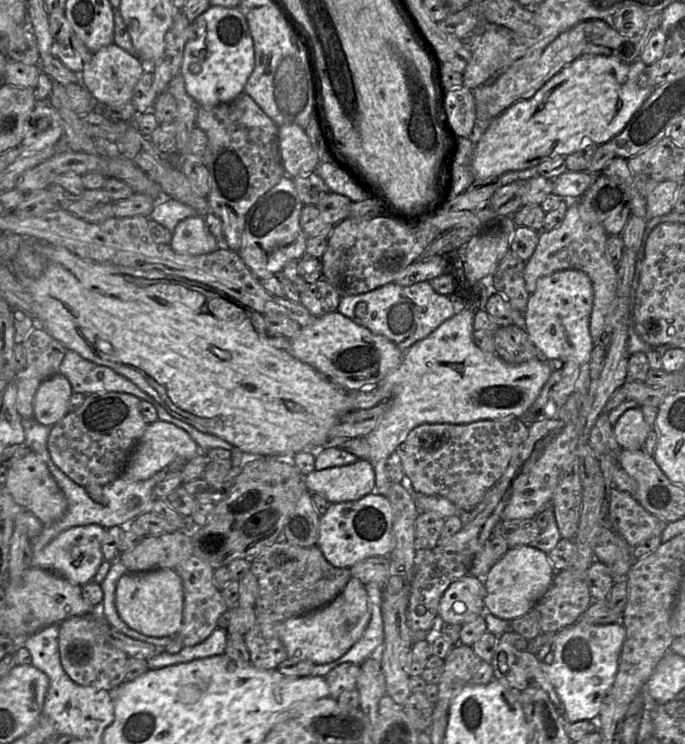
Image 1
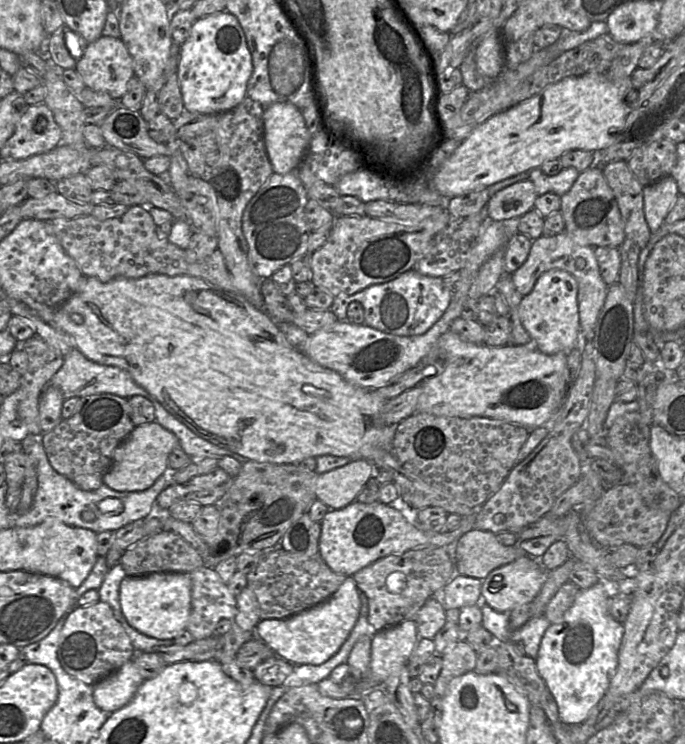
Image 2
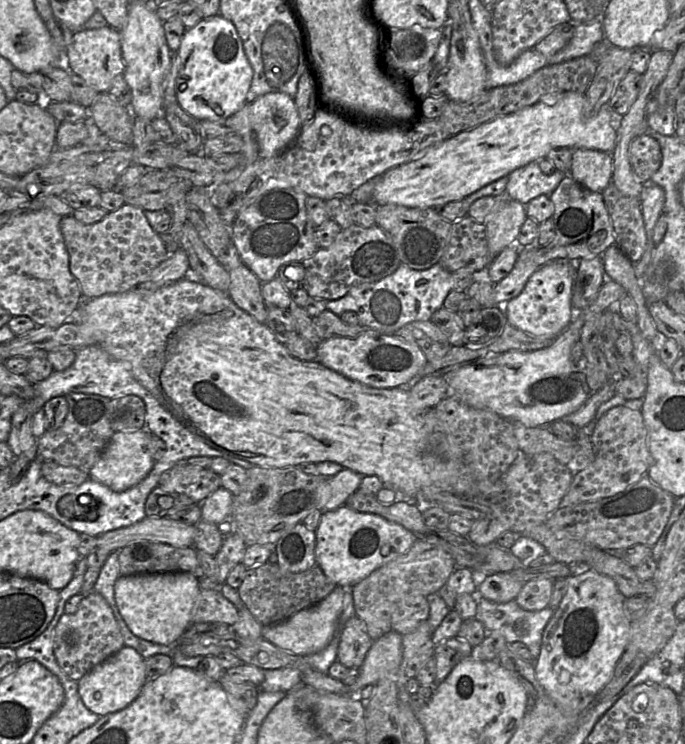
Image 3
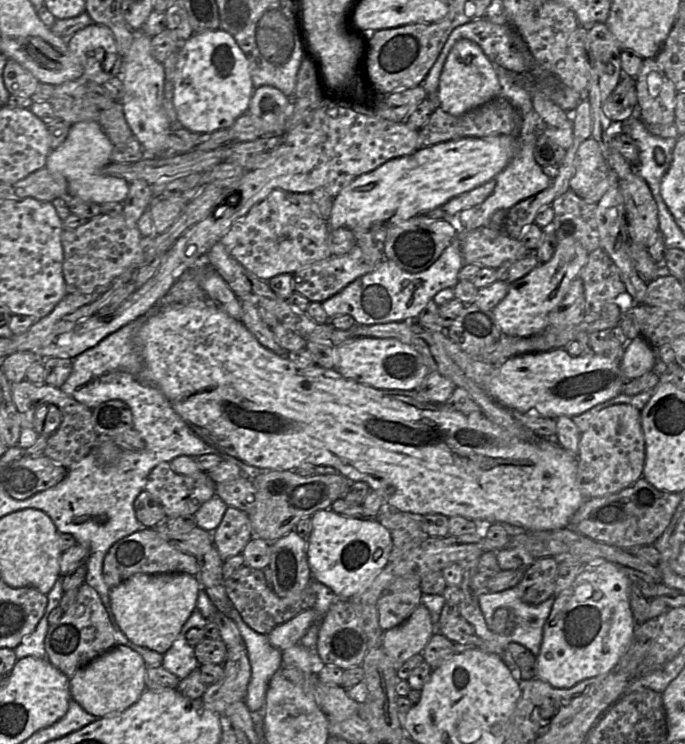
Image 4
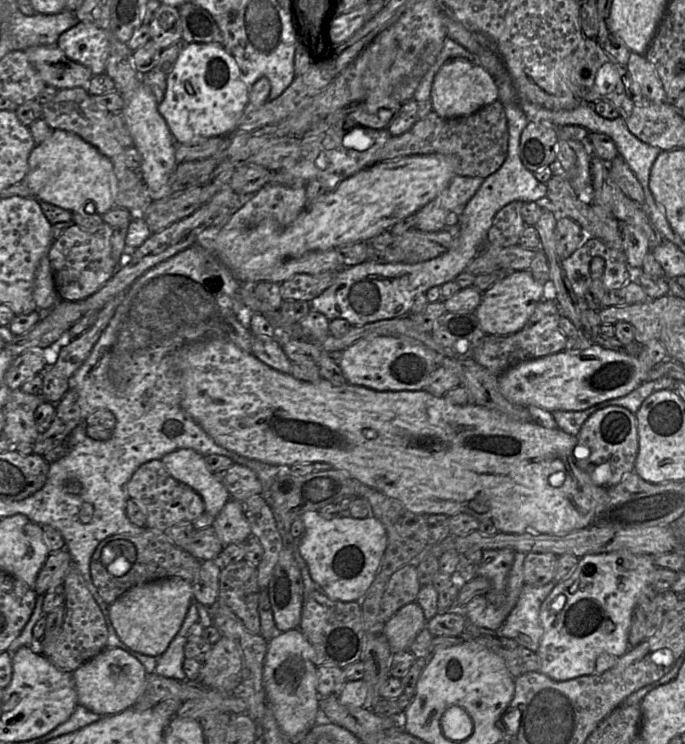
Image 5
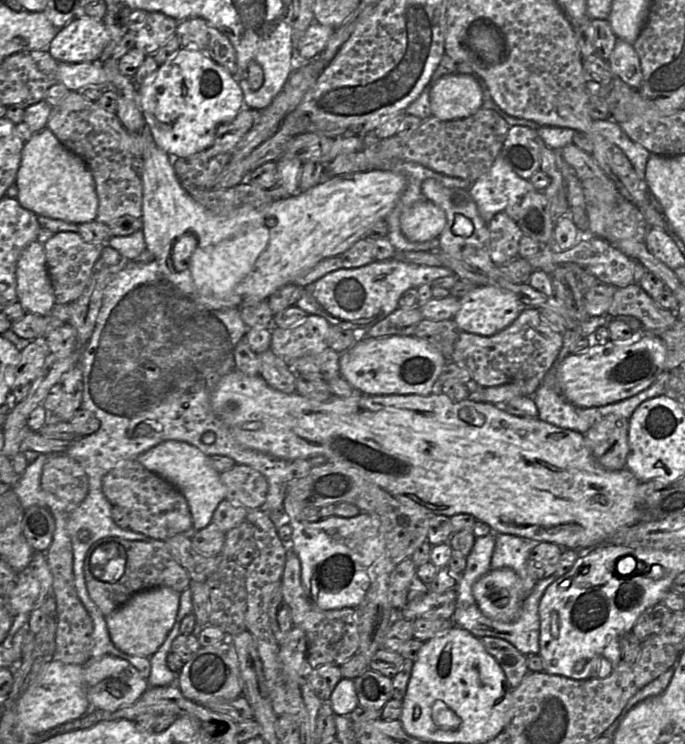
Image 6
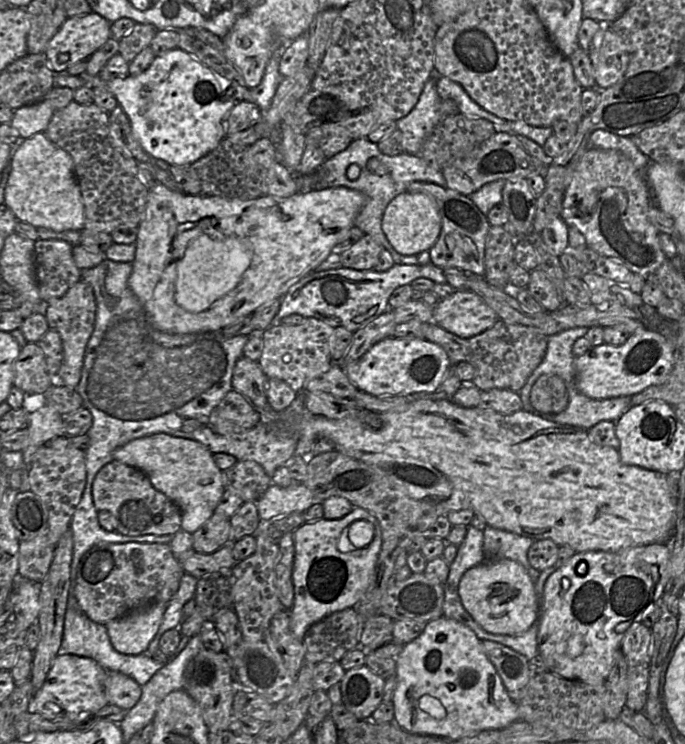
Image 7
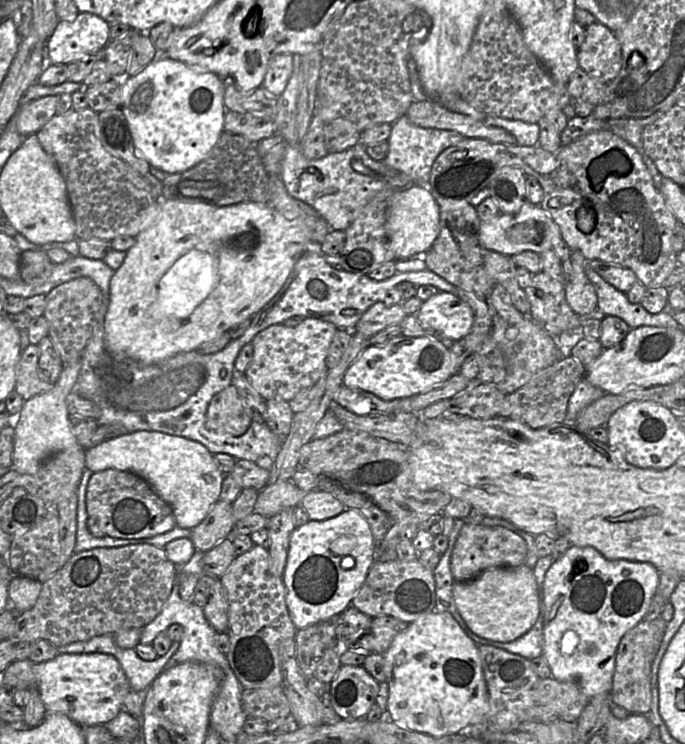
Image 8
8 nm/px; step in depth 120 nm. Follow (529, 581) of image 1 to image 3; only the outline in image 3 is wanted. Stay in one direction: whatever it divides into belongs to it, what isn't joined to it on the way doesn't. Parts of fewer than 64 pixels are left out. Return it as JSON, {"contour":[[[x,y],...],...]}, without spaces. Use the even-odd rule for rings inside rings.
{"contour":[[[498,572],[487,575],[479,584],[478,590],[490,601],[505,603],[515,600],[524,584],[515,574]]]}

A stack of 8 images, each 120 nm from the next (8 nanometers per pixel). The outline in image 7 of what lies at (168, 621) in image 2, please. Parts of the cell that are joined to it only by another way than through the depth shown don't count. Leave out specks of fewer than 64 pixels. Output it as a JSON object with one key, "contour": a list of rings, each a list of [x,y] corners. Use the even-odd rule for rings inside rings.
{"contour":[[[153,603],[109,621],[106,629],[113,648],[125,655],[145,653],[163,621],[166,607],[165,603]]]}

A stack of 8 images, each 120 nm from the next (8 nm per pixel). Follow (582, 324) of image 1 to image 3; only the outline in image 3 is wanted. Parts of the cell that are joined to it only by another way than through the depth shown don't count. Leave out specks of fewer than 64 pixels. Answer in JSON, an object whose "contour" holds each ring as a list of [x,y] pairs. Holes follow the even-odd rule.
{"contour":[[[556,260],[535,271],[522,292],[504,304],[504,314],[512,326],[536,337],[556,338],[575,316],[572,306],[573,285],[576,280],[577,262]]]}

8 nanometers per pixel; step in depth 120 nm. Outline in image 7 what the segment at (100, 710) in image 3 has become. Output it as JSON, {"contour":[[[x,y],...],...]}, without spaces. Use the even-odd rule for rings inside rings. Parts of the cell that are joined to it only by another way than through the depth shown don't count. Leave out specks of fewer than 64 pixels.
{"contour":[[[106,671],[104,692],[108,704],[130,710],[139,701],[142,687],[131,677],[115,671]]]}

